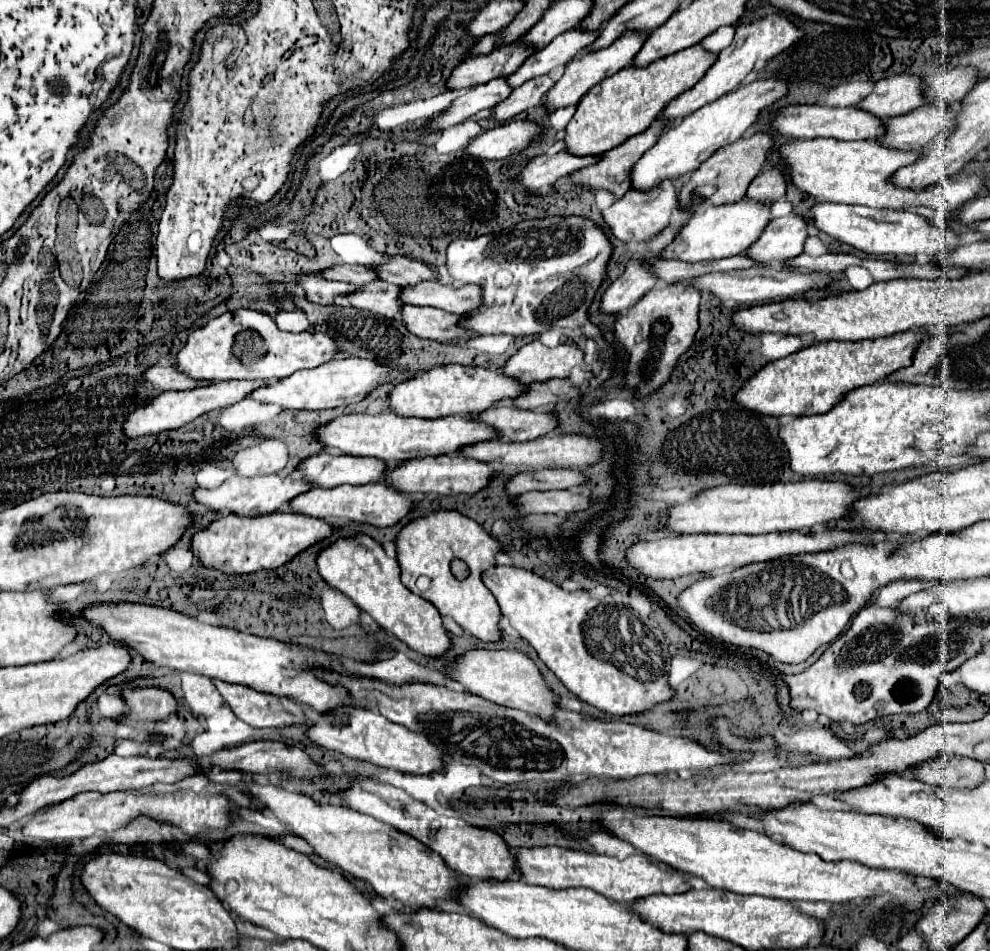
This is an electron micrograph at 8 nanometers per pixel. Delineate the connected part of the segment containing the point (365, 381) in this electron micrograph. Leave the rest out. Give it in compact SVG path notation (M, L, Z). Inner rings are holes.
M338 357L330 363L320 365L318 369L302 369L286 379L270 383L268 387L256 389L250 399L262 403L276 403L284 409L334 409L340 405L350 405L366 399L378 385L388 381L388 373L396 371L394 367L380 365L372 359L358 357Z

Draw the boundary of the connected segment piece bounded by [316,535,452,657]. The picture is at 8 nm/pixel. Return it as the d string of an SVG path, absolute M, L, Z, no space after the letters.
M358 535L354 539L338 539L318 555L316 563L320 575L330 587L348 595L382 629L404 641L410 649L426 657L442 657L450 651L452 639L442 623L438 609L402 585L398 561L390 559L382 545L372 537Z

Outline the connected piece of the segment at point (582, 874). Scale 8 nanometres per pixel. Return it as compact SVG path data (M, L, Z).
M534 847L534 849L514 849L518 869L522 869L522 879L530 885L542 885L550 889L570 889L570 887L588 887L612 901L622 901L630 905L636 899L654 895L654 893L686 893L690 885L680 871L660 869L656 863L650 863L642 853L634 853L626 859L616 859L608 855L572 851L562 847Z

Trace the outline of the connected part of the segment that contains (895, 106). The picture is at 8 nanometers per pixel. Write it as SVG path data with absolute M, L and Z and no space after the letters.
M894 75L878 81L874 91L858 105L860 109L870 111L872 115L890 119L890 117L906 115L926 105L926 101L922 101L922 89L926 89L926 83L922 77Z

